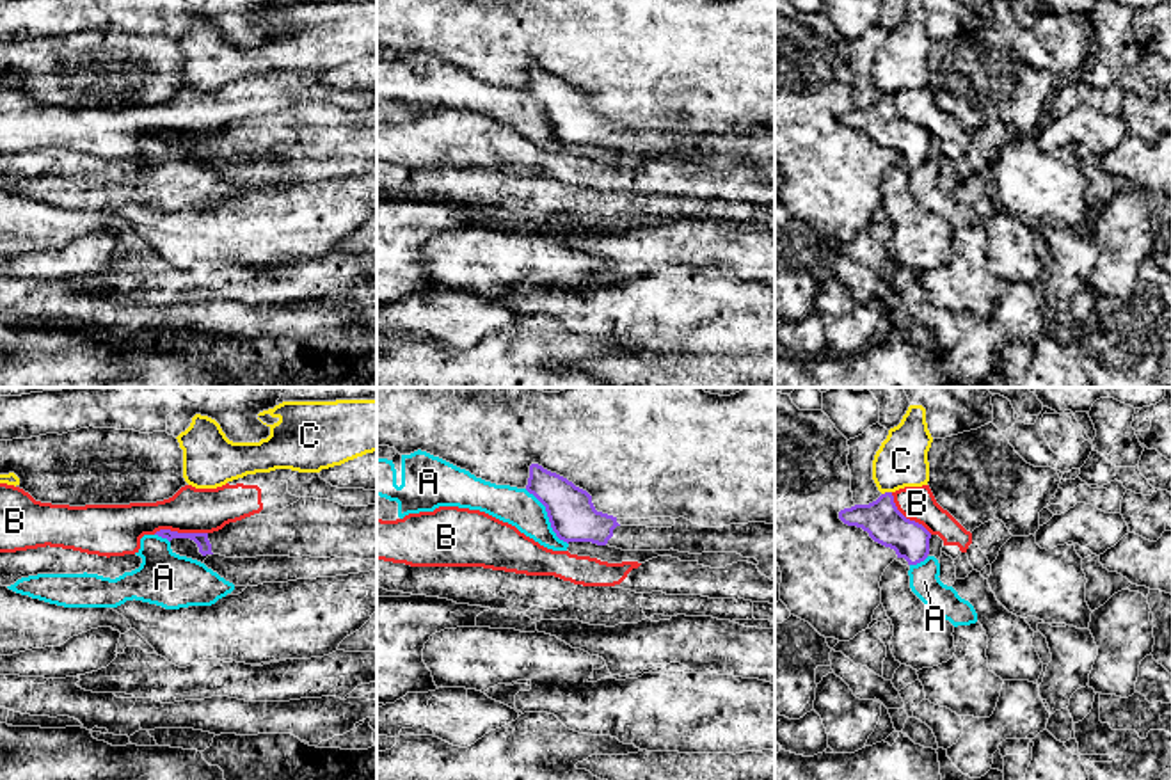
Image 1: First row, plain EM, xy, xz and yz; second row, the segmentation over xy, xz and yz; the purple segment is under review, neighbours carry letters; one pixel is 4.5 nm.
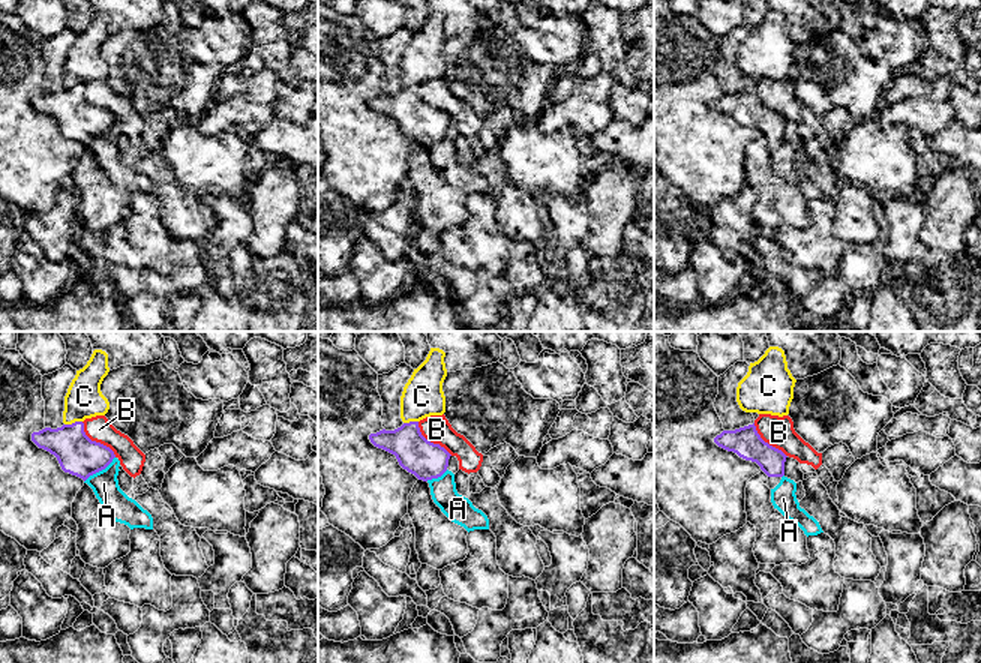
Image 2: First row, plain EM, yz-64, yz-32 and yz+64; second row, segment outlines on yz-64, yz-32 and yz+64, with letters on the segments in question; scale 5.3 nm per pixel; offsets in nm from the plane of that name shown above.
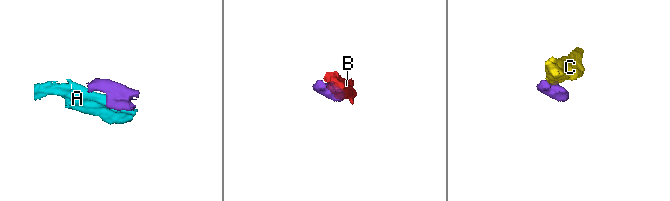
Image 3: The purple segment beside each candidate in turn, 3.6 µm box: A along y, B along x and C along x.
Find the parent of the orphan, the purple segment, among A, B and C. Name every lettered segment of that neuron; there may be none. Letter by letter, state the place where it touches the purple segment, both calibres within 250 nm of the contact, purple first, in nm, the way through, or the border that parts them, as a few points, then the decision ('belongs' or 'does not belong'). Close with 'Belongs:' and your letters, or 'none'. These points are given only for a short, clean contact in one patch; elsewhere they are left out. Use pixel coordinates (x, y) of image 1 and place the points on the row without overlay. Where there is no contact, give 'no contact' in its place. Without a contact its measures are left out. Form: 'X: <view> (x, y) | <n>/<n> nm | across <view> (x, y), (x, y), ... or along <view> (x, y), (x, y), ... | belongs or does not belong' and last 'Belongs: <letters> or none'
A: xz (548, 118) | 220/170 nm | along xz (525, 91), (544, 109), (551, 132), (567, 146) | does not belong
B: xy (180, 135) | 60/200 nm | does not belong
C: yz (885, 95) | 180/240 nm | does not belong
Belongs: none

